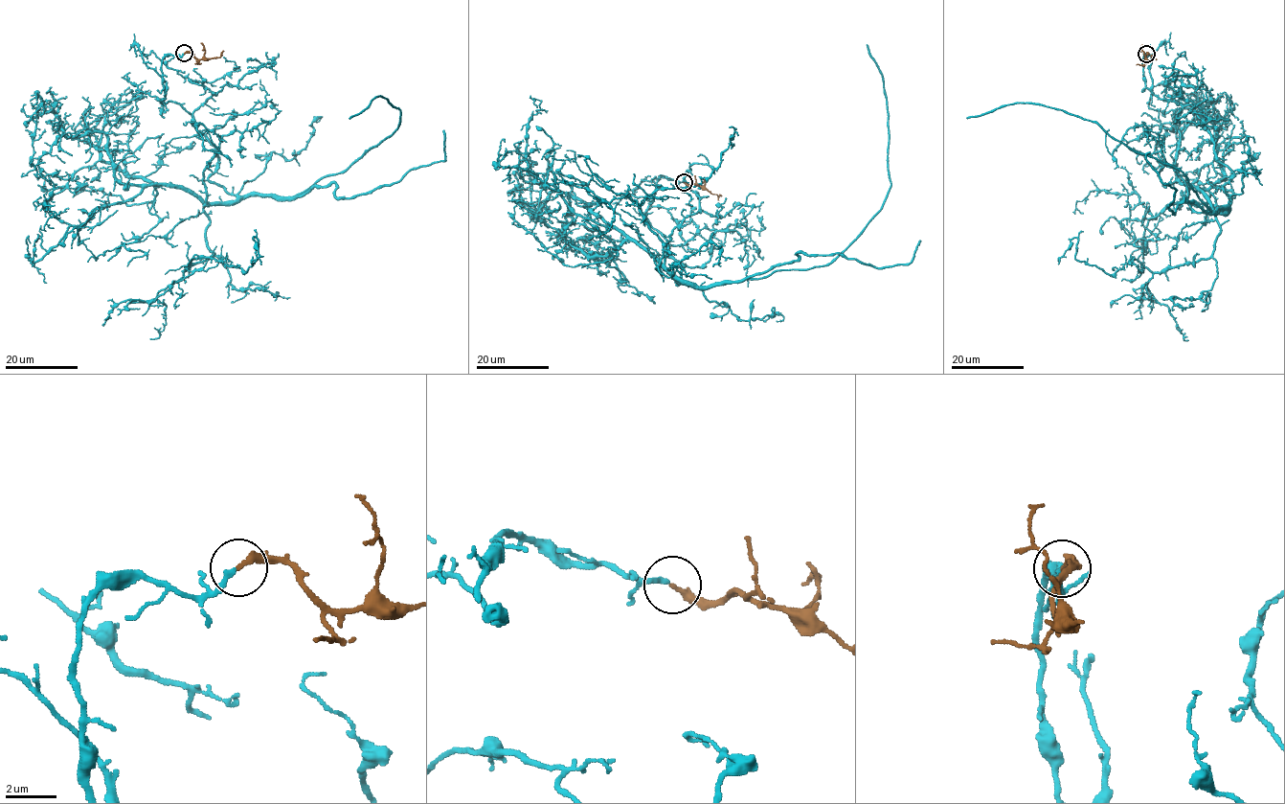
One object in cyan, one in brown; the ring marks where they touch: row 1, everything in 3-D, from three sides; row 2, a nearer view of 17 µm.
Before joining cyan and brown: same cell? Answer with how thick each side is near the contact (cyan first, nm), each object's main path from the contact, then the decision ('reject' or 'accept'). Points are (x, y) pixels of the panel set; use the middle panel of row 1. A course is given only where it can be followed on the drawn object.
190/280 nm | cyan via (684, 182), (660, 175), (645, 214), (679, 284), (668, 273), (713, 287), (826, 265), (890, 185), (867, 45) | brown via (685, 182), (704, 186), (711, 194), (721, 196) | accept

